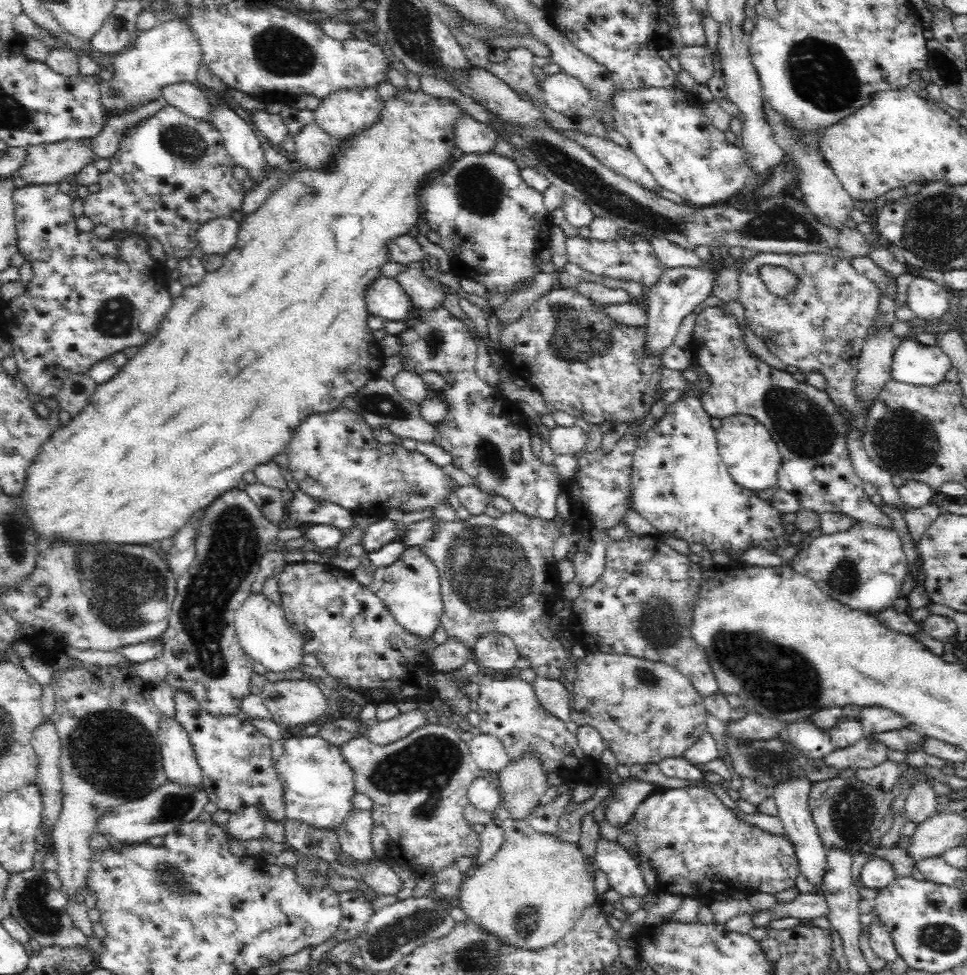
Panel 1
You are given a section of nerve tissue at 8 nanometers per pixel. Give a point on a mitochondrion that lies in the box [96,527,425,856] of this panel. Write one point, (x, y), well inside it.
(174, 806)

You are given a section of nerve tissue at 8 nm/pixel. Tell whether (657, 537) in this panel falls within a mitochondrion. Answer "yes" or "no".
no

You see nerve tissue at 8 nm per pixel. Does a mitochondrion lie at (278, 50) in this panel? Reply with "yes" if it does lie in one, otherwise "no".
yes

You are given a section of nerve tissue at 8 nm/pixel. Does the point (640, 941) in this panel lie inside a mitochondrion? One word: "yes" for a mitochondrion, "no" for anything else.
no

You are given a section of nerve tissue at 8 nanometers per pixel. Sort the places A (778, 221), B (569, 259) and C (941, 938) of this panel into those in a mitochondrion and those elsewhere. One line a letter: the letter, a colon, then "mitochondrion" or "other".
A: mitochondrion
B: other
C: mitochondrion

